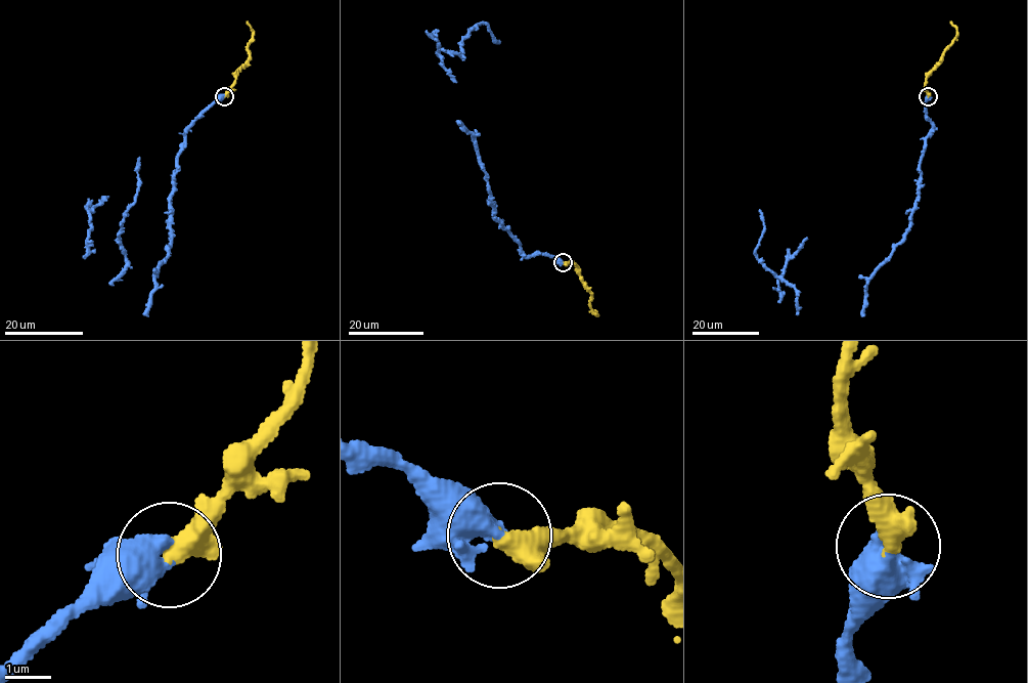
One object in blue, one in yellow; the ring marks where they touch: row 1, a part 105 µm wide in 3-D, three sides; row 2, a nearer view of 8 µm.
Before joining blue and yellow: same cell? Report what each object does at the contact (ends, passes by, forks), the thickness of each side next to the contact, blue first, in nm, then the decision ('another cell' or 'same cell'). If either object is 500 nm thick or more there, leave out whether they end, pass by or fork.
calibres 360 and 500 nm; same cell

